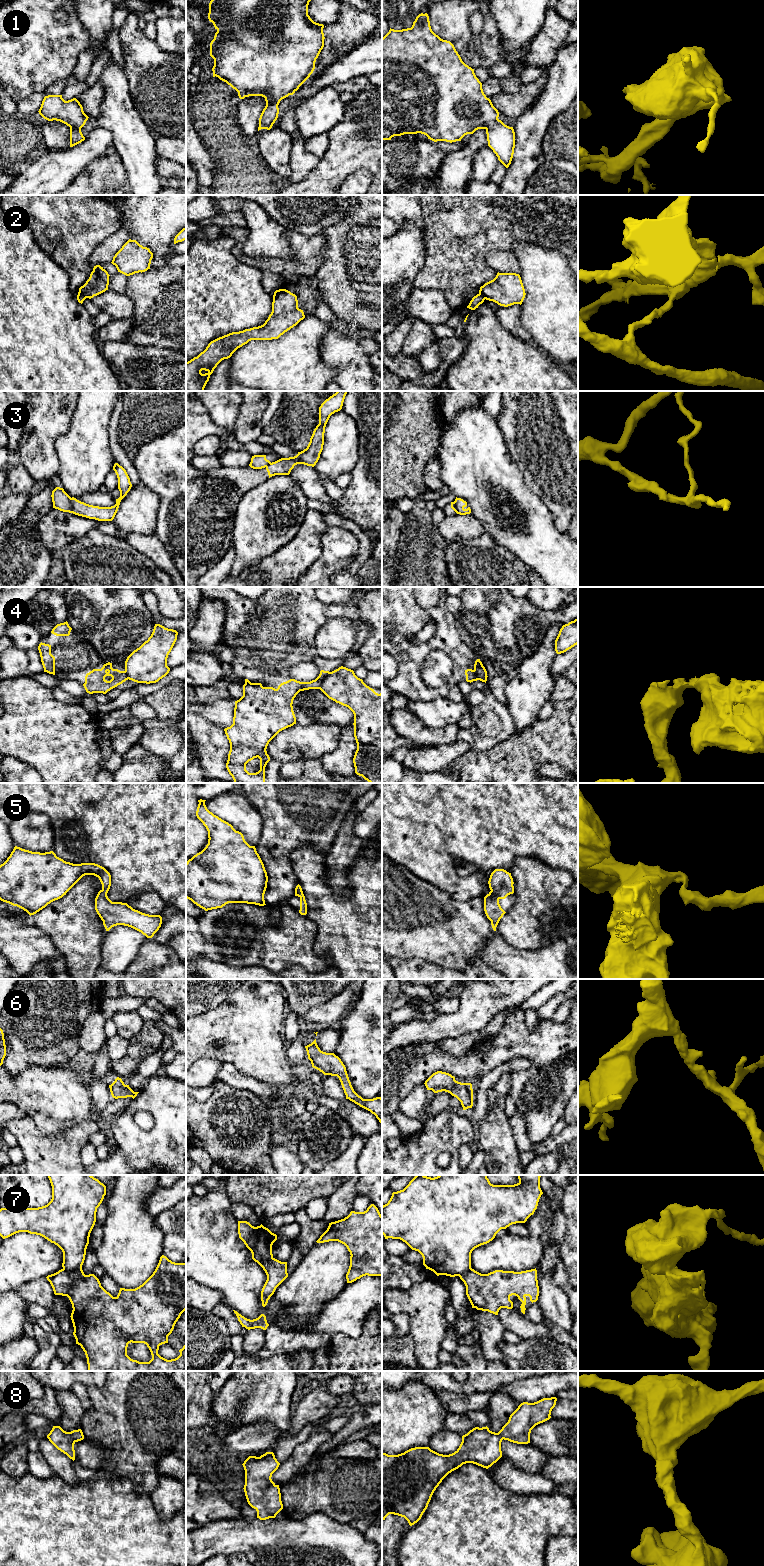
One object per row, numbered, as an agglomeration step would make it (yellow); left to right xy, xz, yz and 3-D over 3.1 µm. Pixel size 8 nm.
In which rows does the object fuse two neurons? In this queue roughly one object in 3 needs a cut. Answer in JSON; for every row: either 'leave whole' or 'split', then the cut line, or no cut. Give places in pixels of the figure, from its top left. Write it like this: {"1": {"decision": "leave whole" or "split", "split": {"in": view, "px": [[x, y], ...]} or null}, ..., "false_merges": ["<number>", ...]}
{"1": {"decision": "leave whole", "split": null}, "2": {"decision": "split", "split": {"in": "yz", "px": [[479, 292], [485, 298]]}}, "3": {"decision": "split", "split": {"in": "xy", "px": [[70, 498], [72, 512]]}}, "4": {"decision": "split", "split": {"in": "xz", "px": [[331, 672], [324, 678], [318, 688]]}}, "5": {"decision": "leave whole", "split": null}, "6": {"decision": "leave whole", "split": null}, "7": {"decision": "split", "split": {"in": "xz", "px": [[252, 1252], [264, 1259], [272, 1258]]}}, "8": {"decision": "leave whole", "split": null}, "false_merges": ["2", "3", "4", "7"]}

